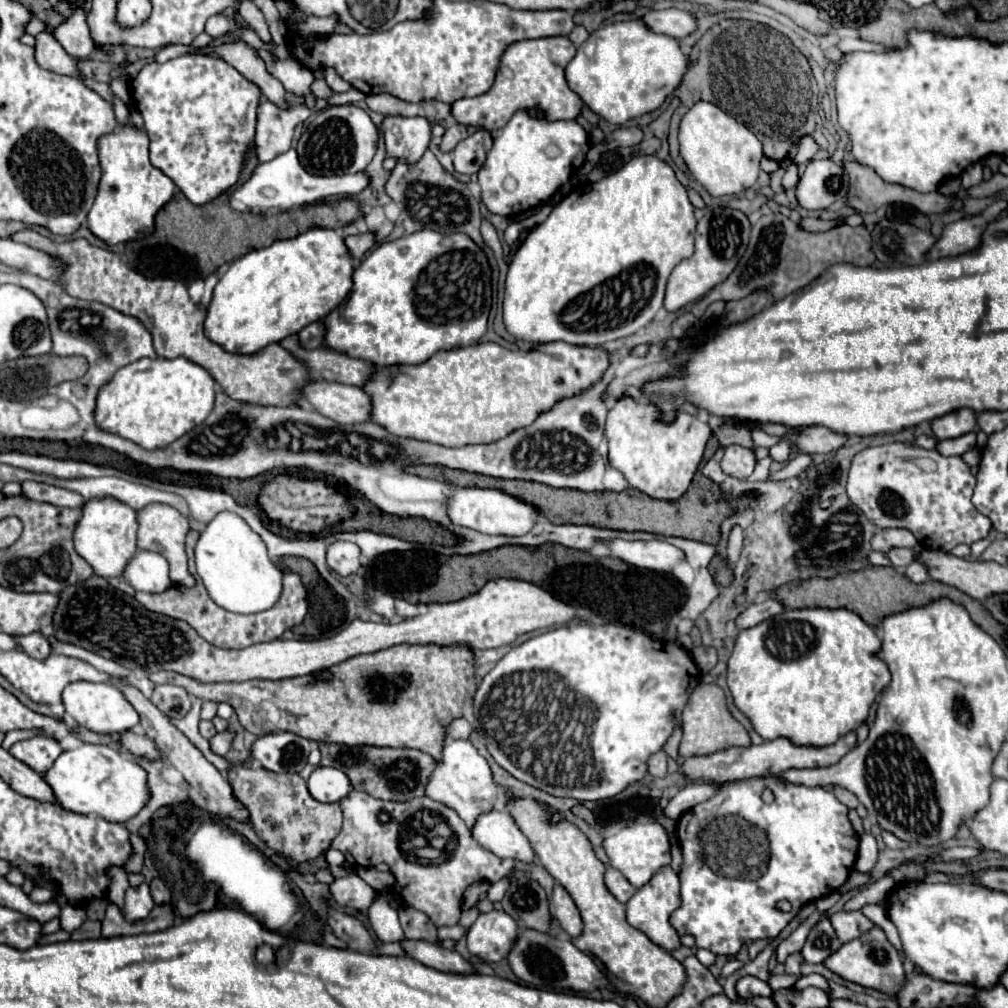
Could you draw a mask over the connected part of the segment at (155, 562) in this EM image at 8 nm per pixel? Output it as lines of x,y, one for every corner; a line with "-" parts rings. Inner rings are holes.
139,550
131,564
127,566
127,572
123,578
141,592
165,592
173,586
169,578
169,562
155,552
143,552

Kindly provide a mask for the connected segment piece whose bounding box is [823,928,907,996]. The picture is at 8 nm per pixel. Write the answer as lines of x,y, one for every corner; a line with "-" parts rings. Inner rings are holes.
875,928
875,932
867,932
867,936
861,936
859,940
853,940
851,944
843,944
823,964
831,972
839,974
841,978
861,984
865,988
875,988
887,996
895,996
897,992
901,992
905,986
905,980
907,980
903,960
899,956
899,952
893,948
893,944
887,940
887,936
881,928

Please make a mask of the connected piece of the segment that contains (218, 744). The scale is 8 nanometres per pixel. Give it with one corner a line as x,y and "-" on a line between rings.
225,730
225,732
217,732
209,742
211,742
211,750
215,752
215,754
221,754
221,756
225,756
227,752
229,752
229,748
231,748
231,744
233,744
233,738
235,738
235,732
233,730

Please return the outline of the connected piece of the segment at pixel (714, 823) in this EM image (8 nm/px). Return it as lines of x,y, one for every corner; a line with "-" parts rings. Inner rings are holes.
773,776
727,784
717,796
697,804
677,820
677,838
683,848
683,870
679,874
681,906
673,912
671,924
681,936
693,934
697,948
727,956
735,956
747,942
777,936
801,906
835,892
853,872
859,836
847,814
849,808
827,788
779,784
-
765,788
775,796
771,804
765,804
761,798
-
779,900
789,900
793,908
781,912
777,908

